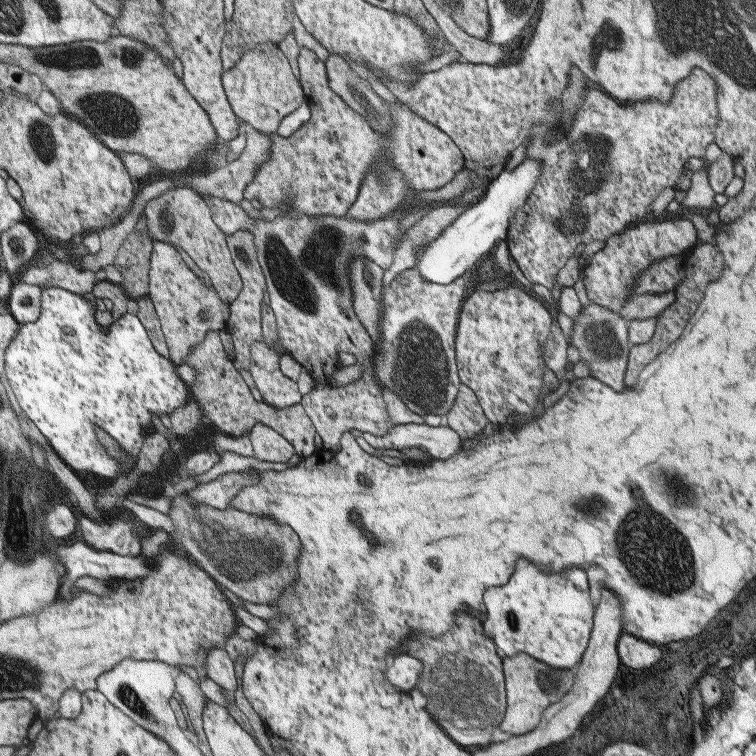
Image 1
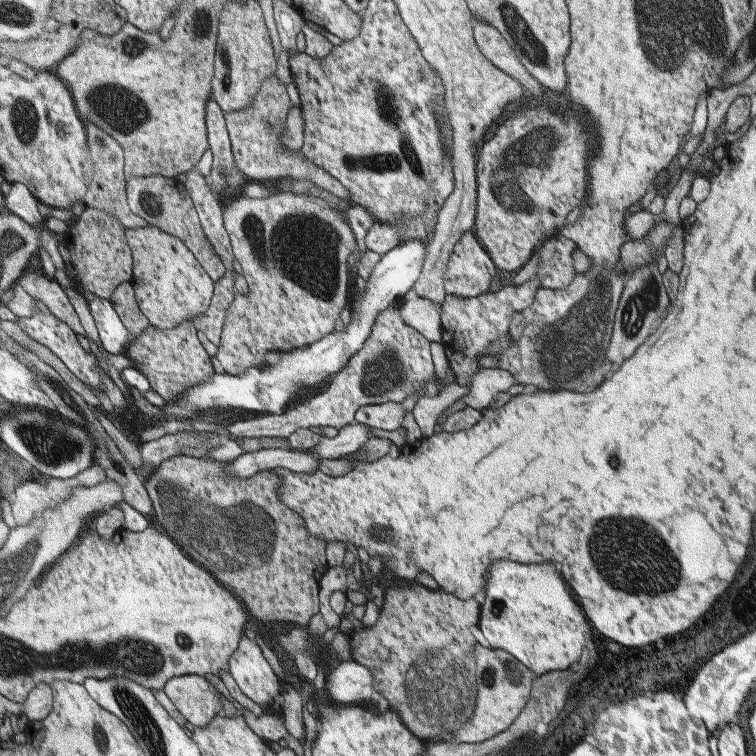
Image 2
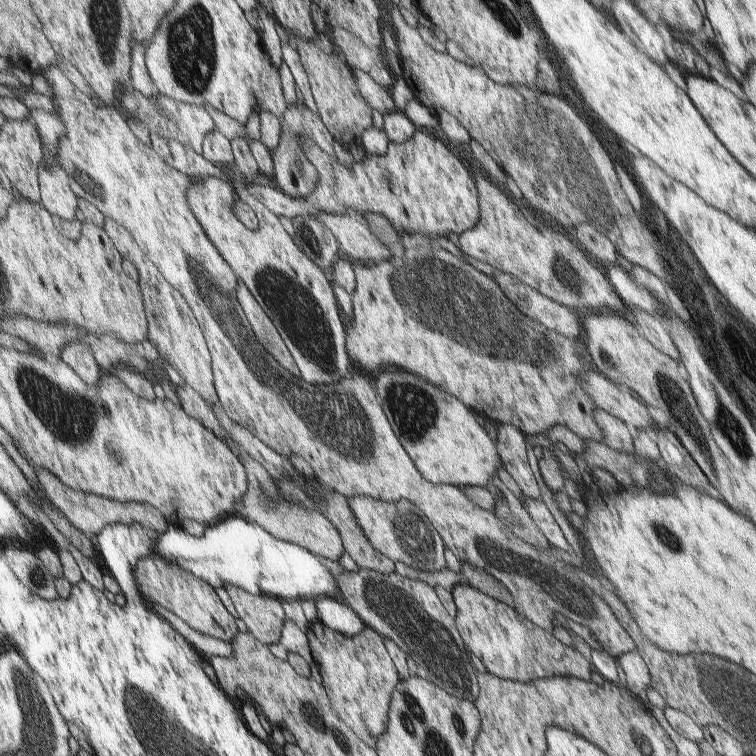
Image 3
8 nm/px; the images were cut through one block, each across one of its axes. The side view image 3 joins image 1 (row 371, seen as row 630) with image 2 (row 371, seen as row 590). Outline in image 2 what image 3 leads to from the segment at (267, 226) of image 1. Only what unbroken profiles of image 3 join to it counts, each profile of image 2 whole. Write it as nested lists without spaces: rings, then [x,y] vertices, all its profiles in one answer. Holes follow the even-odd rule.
[[[276,193],[263,199],[240,196],[228,199],[224,207],[236,261],[248,260],[248,264],[260,268],[239,270],[247,280],[249,293],[246,296],[235,293],[228,309],[221,349],[216,356],[226,372],[236,376],[253,366],[264,365],[269,351],[291,352],[293,348],[305,348],[336,328],[338,316],[348,304],[346,300],[350,300],[348,256],[355,252],[357,242],[345,215],[322,197],[294,193]]]

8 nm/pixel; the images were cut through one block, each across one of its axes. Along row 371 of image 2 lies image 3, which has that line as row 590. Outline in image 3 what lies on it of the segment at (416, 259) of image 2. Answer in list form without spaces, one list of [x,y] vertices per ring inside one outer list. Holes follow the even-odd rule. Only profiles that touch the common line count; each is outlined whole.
[[[230,515],[216,526],[206,527],[203,537],[196,537],[182,524],[174,523],[161,534],[160,542],[152,550],[170,562],[190,570],[194,576],[206,580],[214,588],[226,588],[232,584],[250,594],[271,596],[283,600],[315,600],[318,597],[341,598],[340,588],[336,584],[333,572],[330,572],[320,560],[316,560],[313,551],[306,550],[264,530],[258,524],[242,516]]]

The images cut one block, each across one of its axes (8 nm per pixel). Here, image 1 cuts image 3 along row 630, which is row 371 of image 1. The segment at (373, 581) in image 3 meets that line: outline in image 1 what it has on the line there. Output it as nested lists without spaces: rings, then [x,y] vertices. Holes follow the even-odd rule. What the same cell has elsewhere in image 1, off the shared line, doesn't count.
[[[416,269],[403,270],[385,288],[385,318],[381,341],[375,342],[375,375],[383,390],[394,391],[419,416],[446,415],[458,399],[462,380],[457,367],[455,339],[462,302],[475,271],[450,284],[426,280]]]

